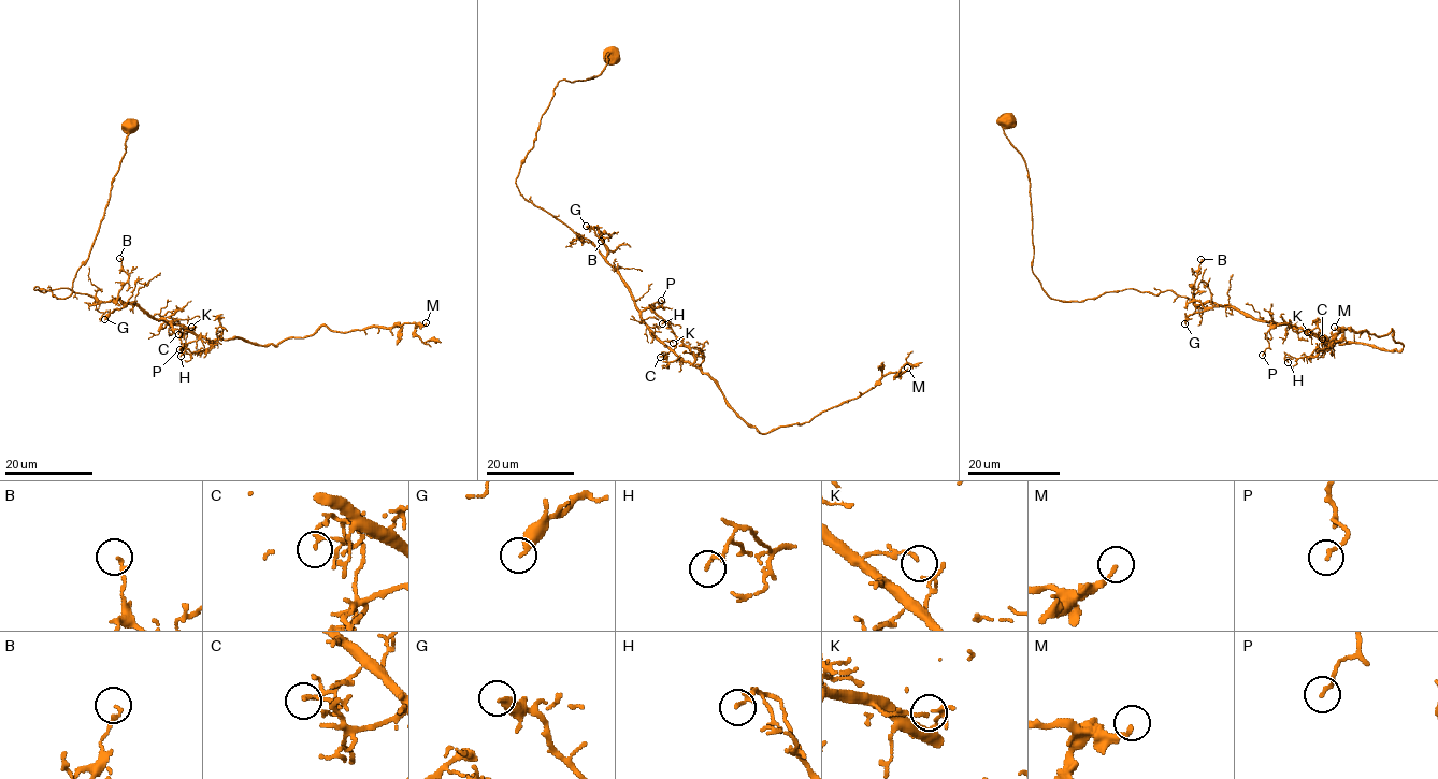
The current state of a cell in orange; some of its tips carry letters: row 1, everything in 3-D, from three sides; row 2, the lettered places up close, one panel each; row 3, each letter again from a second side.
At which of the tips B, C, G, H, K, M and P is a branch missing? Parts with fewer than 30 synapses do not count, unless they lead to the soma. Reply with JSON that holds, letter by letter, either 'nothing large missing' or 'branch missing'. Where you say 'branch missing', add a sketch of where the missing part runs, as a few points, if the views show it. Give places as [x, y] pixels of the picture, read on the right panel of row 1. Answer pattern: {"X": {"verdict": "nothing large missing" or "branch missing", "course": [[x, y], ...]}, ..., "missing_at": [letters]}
{"B": {"verdict": "nothing large missing"}, "C": {"verdict": "nothing large missing"}, "G": {"verdict": "nothing large missing"}, "H": {"verdict": "nothing large missing"}, "K": {"verdict": "nothing large missing"}, "M": {"verdict": "nothing large missing"}, "P": {"verdict": "nothing large missing"}, "missing_at": []}

